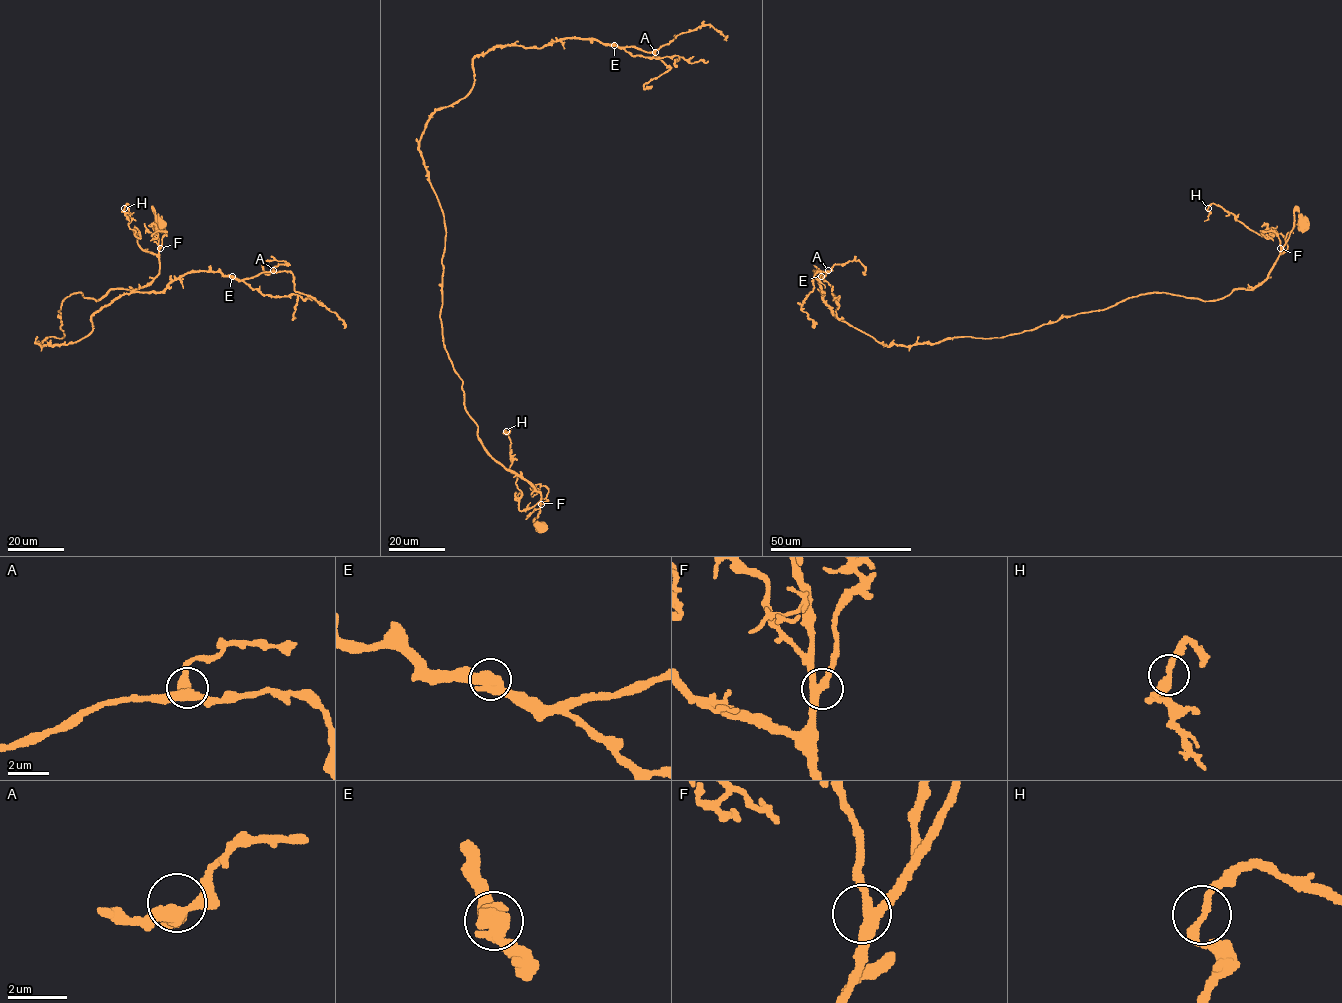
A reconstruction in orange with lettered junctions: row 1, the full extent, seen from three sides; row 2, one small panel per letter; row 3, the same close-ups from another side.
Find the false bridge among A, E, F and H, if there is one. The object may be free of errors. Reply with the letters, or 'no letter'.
no letter

